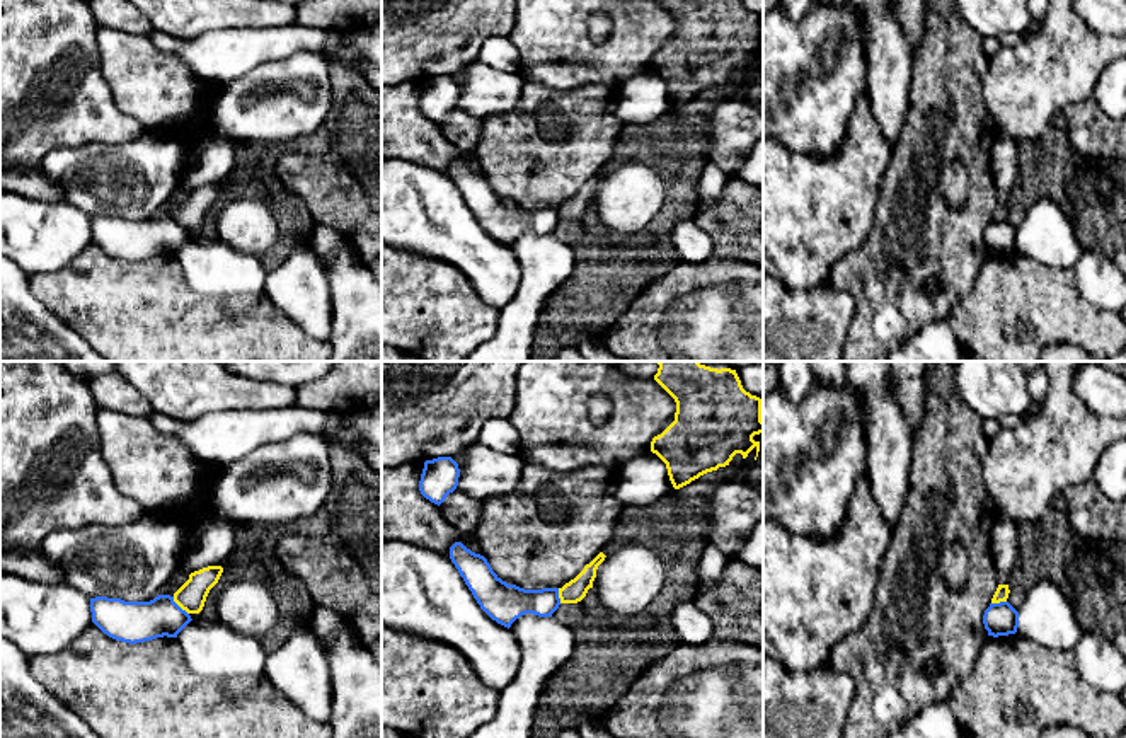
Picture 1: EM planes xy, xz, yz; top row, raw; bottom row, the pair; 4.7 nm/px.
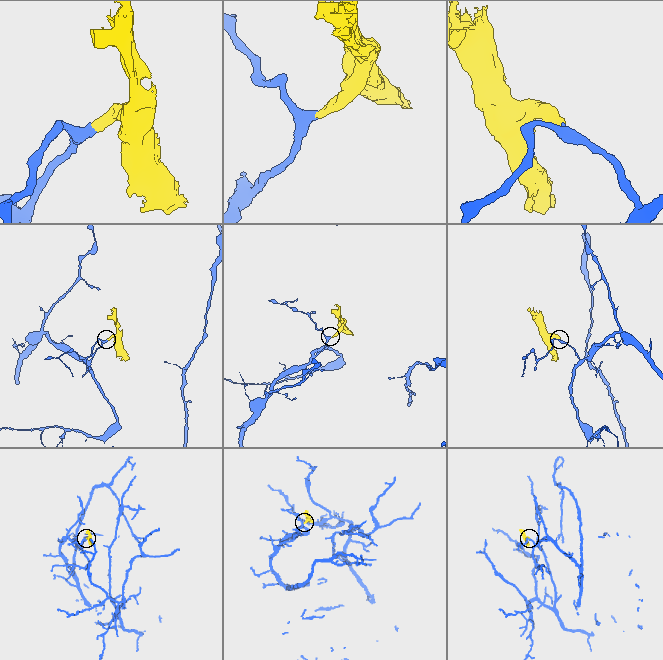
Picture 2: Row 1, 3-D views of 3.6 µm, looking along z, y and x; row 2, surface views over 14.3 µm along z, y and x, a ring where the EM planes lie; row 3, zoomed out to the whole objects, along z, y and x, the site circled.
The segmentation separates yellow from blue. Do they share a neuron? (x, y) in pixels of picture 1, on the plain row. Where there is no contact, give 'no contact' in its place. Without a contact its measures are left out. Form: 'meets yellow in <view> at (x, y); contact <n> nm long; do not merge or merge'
meets yellow in xy at (179, 224); contact 120 nm long; do not merge

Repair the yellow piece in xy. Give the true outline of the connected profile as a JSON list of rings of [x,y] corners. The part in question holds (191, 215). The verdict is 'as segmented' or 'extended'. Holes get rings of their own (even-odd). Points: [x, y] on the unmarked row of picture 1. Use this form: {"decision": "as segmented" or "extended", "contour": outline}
{"decision": "as segmented", "contour": [[[208,184],[189,193],[189,198],[174,211],[174,220],[187,232],[199,232],[210,208],[218,201],[221,184]]]}

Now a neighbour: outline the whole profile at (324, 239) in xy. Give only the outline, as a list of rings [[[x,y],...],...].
[[[317,225],[310,239],[310,245],[319,257],[325,257],[334,252],[341,242],[342,237],[337,234],[337,230],[325,225]]]

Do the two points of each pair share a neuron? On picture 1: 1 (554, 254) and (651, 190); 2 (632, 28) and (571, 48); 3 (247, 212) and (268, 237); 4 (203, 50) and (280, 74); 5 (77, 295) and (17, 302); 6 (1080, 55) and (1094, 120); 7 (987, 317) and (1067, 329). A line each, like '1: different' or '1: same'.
1: different
2: same
3: same
4: different
5: different
6: different
7: same

